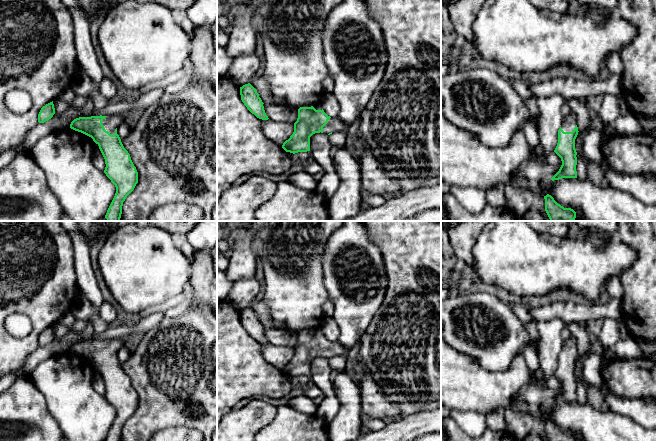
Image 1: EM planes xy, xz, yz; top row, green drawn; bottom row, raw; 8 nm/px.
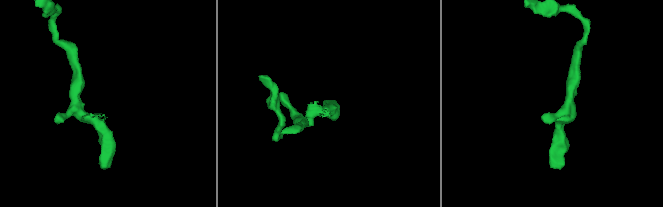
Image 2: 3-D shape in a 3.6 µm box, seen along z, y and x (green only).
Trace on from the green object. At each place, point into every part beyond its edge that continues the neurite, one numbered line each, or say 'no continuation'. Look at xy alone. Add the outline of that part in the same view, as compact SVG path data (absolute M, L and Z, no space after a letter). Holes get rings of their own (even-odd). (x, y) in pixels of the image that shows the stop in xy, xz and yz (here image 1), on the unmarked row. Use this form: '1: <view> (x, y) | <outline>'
1: xy (110, 347) | M110 339L107 340L105 343L102 344L102 348L106 355L110 358L115 358L115 353L125 345L125 339Z

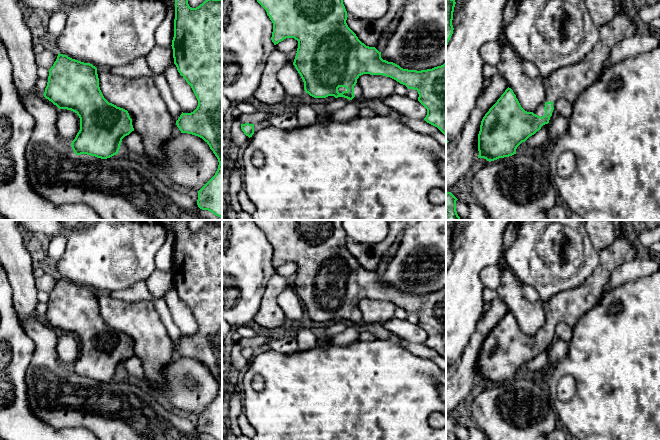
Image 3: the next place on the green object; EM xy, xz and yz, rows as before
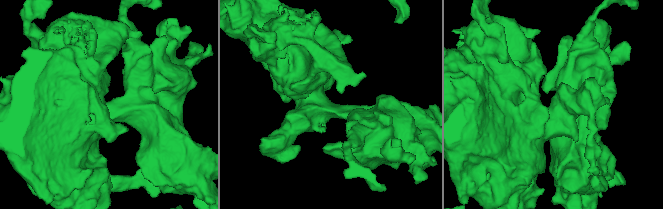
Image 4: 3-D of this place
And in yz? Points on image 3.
1: yz (567, 306) | M613 220L613 224L615 227L616 238L611 246L599 252L599 262L593 273L582 284L574 288L562 291L552 296L544 303L546 322L544 326L538 332L536 332L536 334L533 336L534 338L541 341L544 340L545 327L552 325L554 334L552 336L552 340L550 341L549 347L553 345L557 341L555 335L557 326L562 322L573 324L585 312L594 307L601 297L604 288L609 283L612 272L625 261L629 261L635 258L635 246L633 241L628 238L630 231L626 229L625 225L623 224L623 220Z

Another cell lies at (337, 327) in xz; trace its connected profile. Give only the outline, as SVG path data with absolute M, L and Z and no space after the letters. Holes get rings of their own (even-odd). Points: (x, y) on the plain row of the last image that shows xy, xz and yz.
M344 321L335 322L329 328L321 331L321 335L325 338L325 341L322 344L332 344L332 339L337 334L344 331L350 324Z

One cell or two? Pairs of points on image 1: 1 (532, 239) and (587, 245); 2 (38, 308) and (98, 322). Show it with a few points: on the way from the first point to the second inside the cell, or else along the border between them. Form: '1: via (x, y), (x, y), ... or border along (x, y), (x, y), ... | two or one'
1: via (546, 247), (573, 247) | one
2: border along (80, 291), (72, 311) | two

